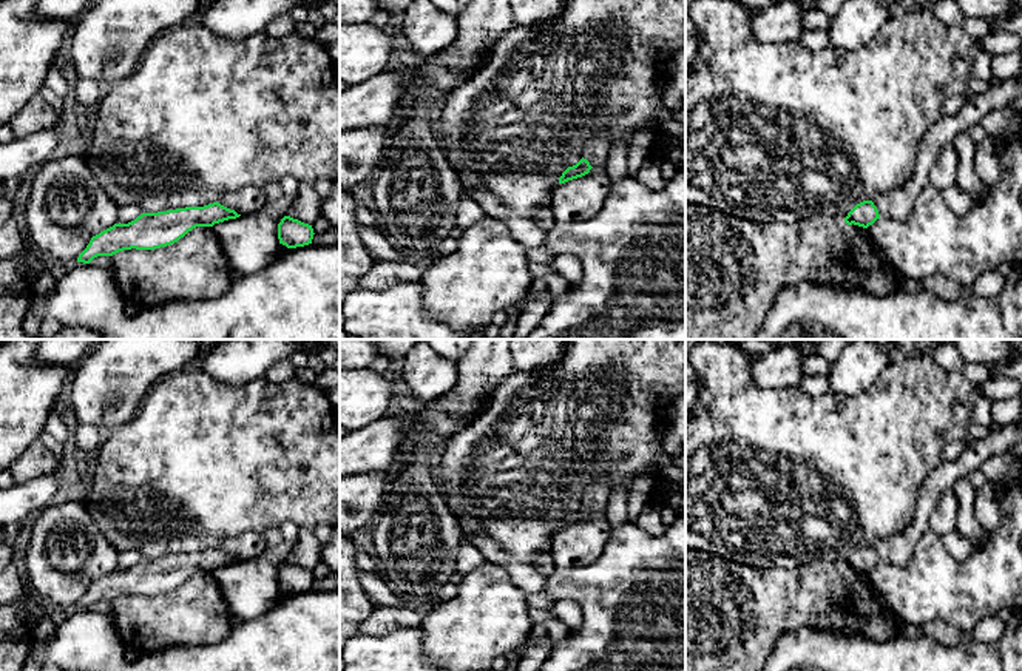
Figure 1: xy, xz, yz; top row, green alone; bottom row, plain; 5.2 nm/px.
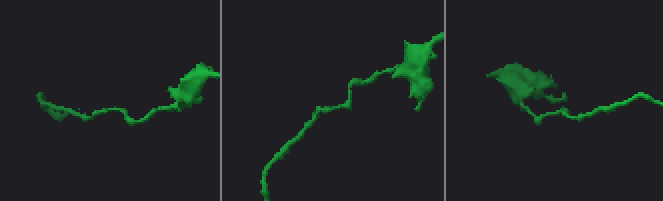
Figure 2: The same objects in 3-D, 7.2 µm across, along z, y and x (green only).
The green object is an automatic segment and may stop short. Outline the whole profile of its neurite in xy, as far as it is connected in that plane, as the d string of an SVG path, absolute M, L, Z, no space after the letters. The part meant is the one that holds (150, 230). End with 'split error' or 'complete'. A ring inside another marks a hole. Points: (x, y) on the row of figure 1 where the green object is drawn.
M219 202L204 207L185 207L157 213L142 213L128 224L113 227L93 236L77 262L90 264L97 256L113 256L124 250L154 250L171 245L196 227L236 219L235 210Z; complete

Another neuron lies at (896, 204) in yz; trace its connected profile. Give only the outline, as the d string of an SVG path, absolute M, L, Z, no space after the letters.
M1000 80L983 94L968 96L957 114L940 117L922 140L912 176L902 187L878 193L872 199L880 217L906 221L912 213L915 199L928 185L929 171L940 157L943 148L953 145L959 133L968 131L988 113L1002 110L1019 97L1022 97L1022 80Z

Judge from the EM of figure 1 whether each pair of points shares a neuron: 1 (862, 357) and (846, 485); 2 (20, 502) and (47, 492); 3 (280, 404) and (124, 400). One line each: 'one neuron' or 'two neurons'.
1: two neurons
2: one neuron
3: two neurons

